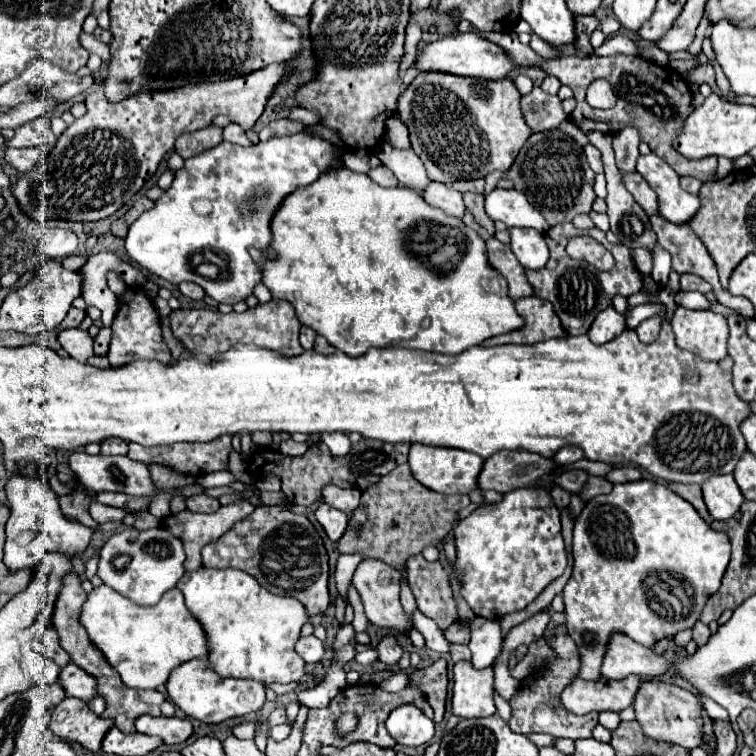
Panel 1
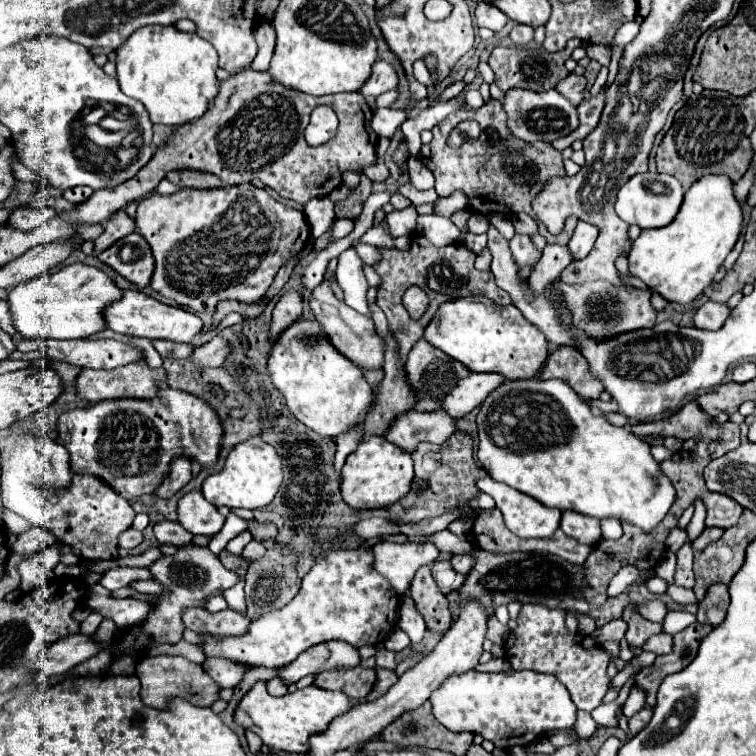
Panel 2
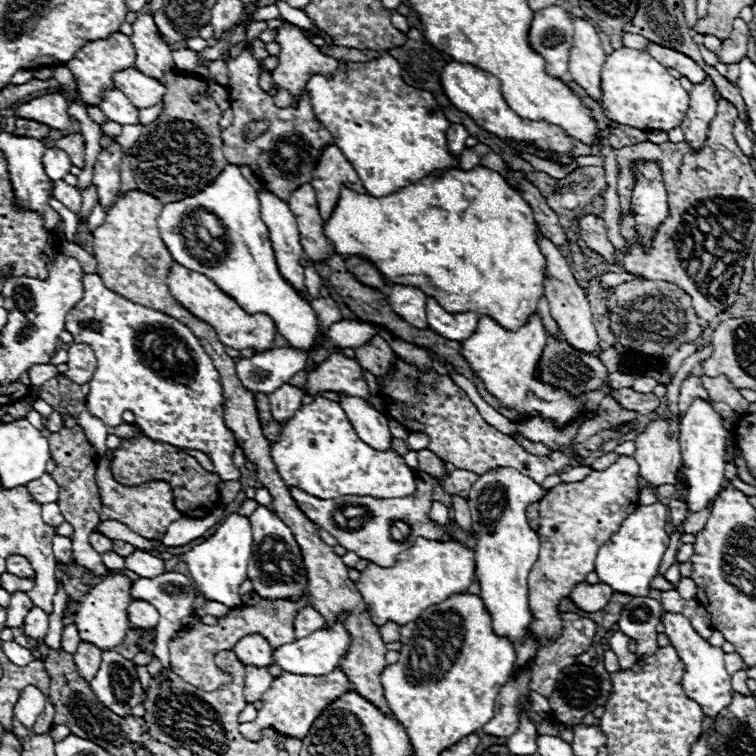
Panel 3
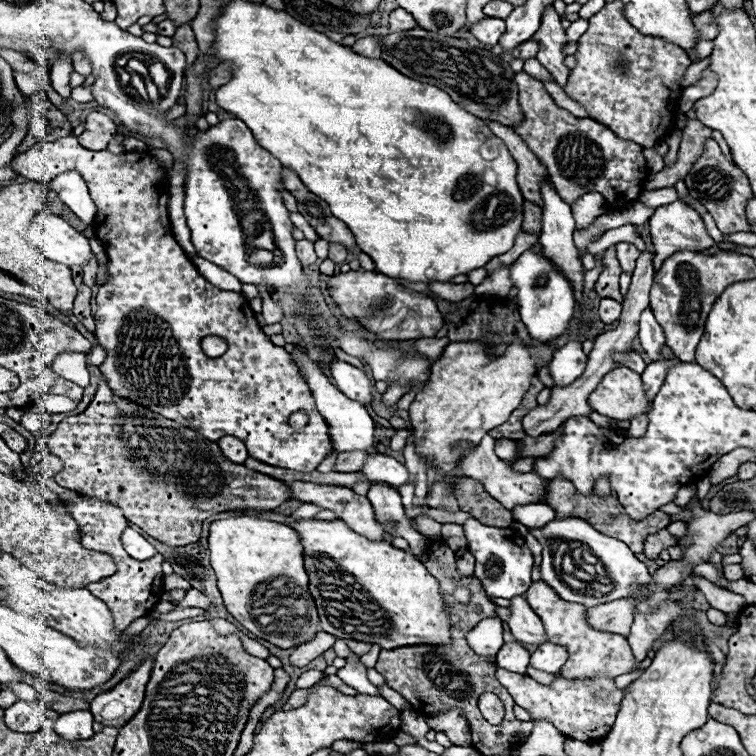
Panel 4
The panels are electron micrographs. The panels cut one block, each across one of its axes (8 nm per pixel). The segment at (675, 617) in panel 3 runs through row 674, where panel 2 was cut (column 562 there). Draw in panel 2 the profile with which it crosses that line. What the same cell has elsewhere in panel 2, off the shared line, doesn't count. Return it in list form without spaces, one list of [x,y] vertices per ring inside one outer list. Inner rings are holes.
[[[468,670],[450,676],[430,696],[436,720],[450,732],[472,732],[490,740],[496,748],[510,750],[514,746],[528,746],[552,730],[572,728],[576,722],[576,706],[552,674],[538,674],[532,670],[508,670],[482,674]]]

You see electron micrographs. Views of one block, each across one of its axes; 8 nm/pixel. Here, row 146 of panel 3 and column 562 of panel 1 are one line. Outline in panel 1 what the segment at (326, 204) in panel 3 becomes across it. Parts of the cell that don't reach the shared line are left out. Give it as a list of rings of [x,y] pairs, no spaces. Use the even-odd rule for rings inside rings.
[[[530,296],[524,300],[516,300],[516,310],[524,318],[524,328],[514,330],[510,334],[494,336],[484,342],[484,346],[496,344],[536,344],[550,338],[568,336],[560,324],[560,318],[554,314],[554,308],[548,300],[538,296]]]

